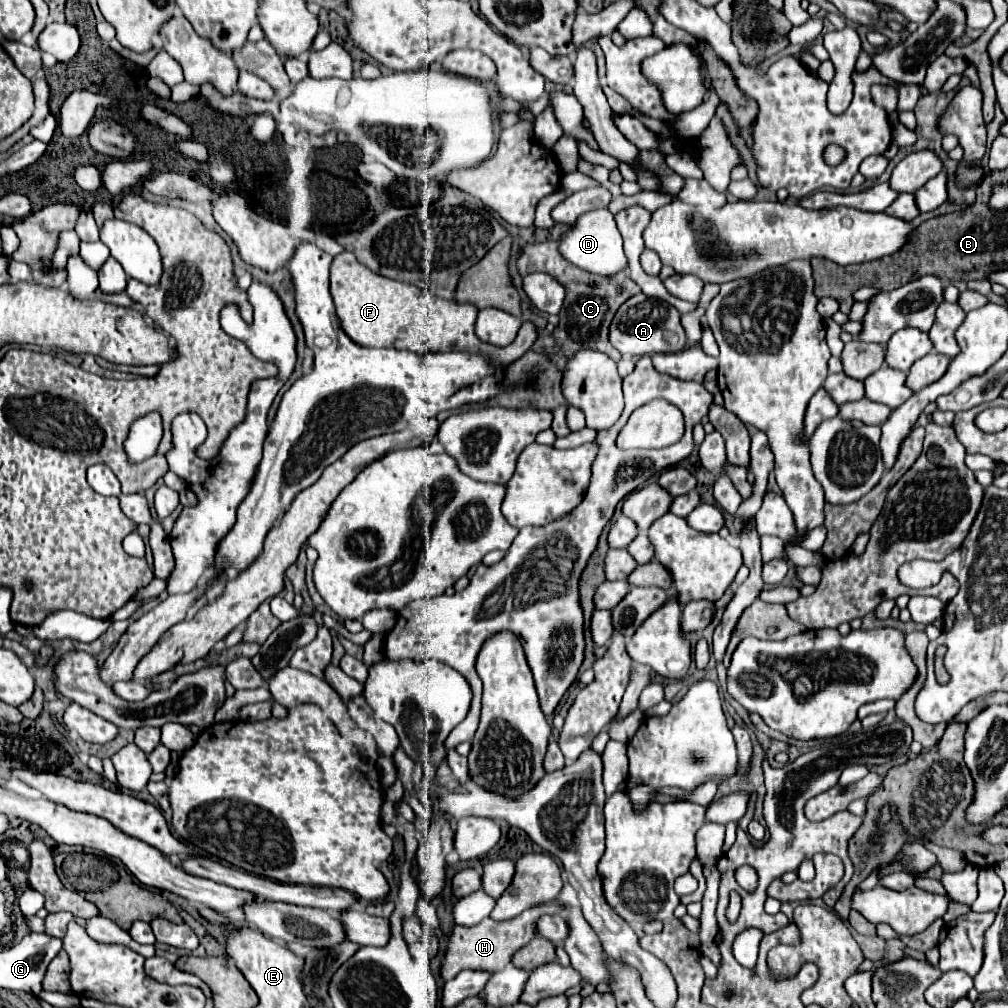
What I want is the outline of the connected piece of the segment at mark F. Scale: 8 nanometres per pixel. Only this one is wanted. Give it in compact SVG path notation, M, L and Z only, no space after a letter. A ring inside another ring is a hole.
M341 252L331 264L331 296L335 300L343 330L349 338L353 338L353 342L361 346L399 348L417 354L479 352L495 358L499 366L507 366L509 362L515 362L527 350L531 350L537 340L535 324L525 322L521 326L521 334L517 334L517 338L509 346L497 348L493 344L485 344L475 334L475 320L479 314L475 306L443 300L431 296L429 292L423 292L415 284L403 284L379 276L367 270L367 266L359 264L359 260L351 252Z

